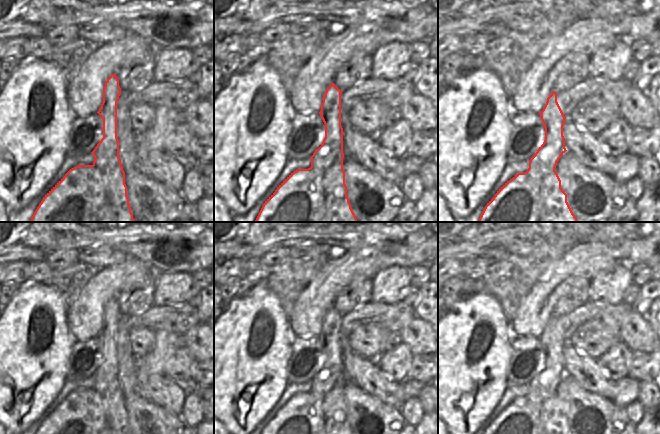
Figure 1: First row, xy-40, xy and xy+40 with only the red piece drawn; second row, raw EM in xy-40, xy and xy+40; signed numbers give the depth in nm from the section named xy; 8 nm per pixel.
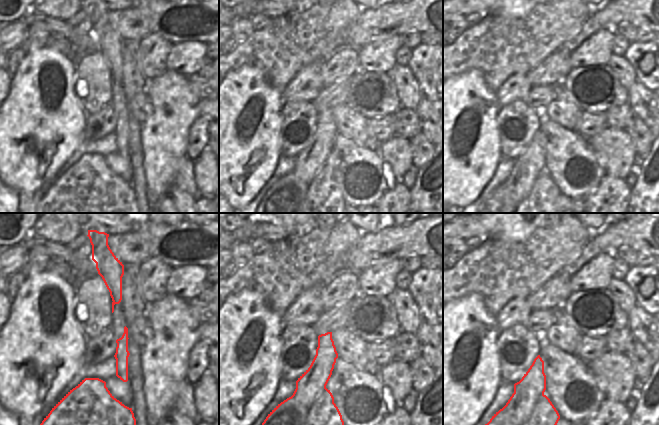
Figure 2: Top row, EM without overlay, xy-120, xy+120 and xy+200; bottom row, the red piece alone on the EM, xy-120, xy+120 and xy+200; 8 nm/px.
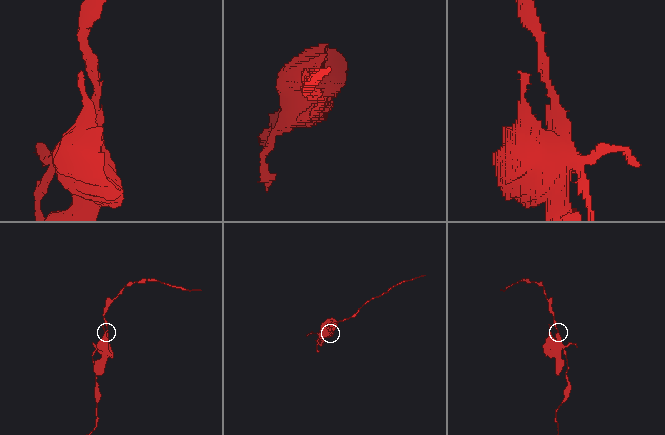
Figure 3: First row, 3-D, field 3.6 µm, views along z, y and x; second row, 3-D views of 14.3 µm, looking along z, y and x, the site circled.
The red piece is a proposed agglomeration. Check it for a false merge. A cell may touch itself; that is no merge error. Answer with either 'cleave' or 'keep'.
cleave

